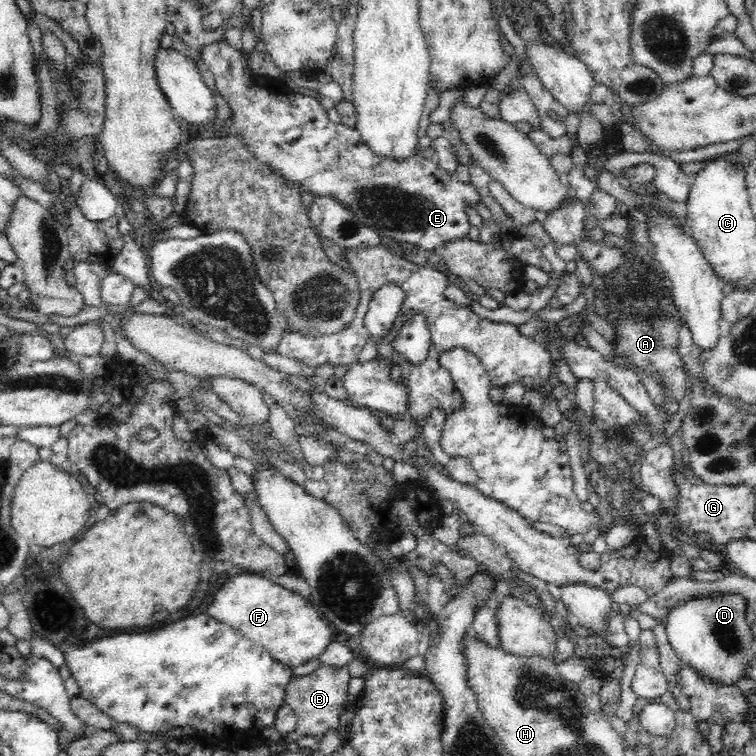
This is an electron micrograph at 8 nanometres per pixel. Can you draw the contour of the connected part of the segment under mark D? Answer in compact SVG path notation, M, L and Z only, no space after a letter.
M714 594L714 596L706 596L706 598L690 598L688 602L680 602L678 606L674 606L665 617L665 625L667 639L677 657L682 660L684 665L698 671L700 677L710 679L718 685L735 686L740 678L745 677L746 670L755 656L752 651L752 642L755 639L750 631L750 623L747 621L748 616L746 615L746 607L749 603L739 594Z

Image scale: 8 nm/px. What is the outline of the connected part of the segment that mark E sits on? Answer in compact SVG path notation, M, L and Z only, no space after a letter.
M210 41L200 49L205 65L216 78L215 85L219 94L222 94L222 98L230 106L234 118L230 132L234 132L240 138L241 146L257 162L268 166L273 174L280 175L289 183L294 182L294 188L304 188L310 194L316 194L318 199L332 199L342 204L342 207L366 221L369 228L386 240L396 238L396 242L403 246L412 242L412 246L425 254L434 253L434 250L444 247L450 240L468 236L471 224L466 207L475 208L477 204L483 203L474 184L460 182L455 173L446 172L434 158L425 158L419 152L398 158L378 156L368 148L355 128L330 121L318 98L296 93L282 78L244 72L247 59L241 54L241 50L234 50L226 42Z

